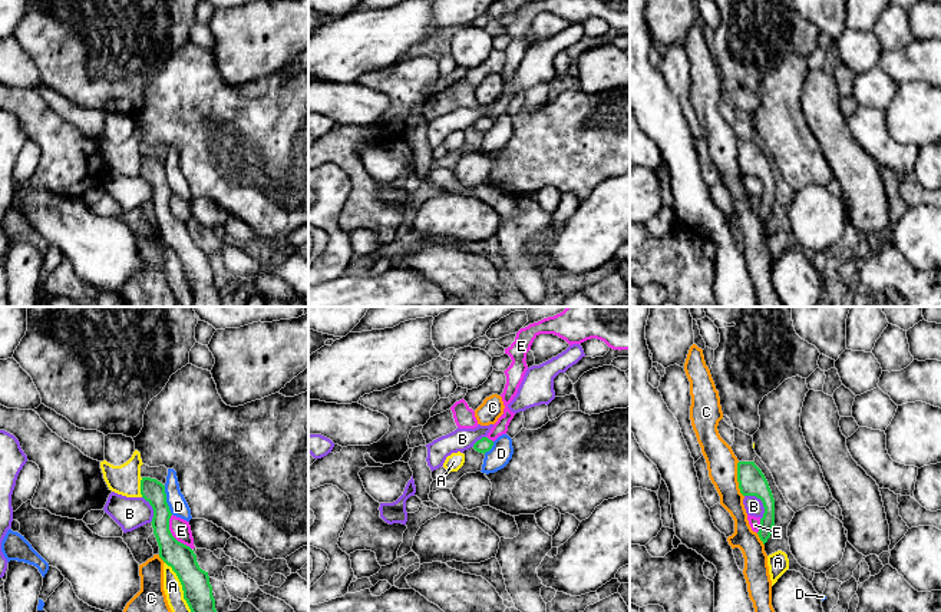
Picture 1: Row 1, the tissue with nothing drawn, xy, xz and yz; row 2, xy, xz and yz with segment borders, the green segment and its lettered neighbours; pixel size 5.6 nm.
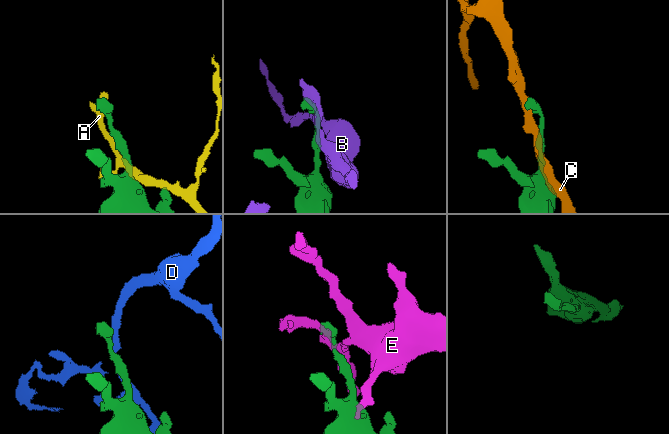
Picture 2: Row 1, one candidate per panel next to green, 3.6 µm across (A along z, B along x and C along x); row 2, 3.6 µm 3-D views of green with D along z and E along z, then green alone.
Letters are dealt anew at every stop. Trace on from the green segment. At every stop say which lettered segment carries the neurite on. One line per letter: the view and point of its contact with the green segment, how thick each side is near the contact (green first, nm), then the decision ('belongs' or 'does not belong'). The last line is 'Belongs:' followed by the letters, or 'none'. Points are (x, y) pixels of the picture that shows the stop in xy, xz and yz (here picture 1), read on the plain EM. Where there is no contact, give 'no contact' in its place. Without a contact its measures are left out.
A: contact xy (184, 274); calibres 160 and 100 nm; does not belong
B: contact yz (762, 181); calibres 160 and 100 nm; does not belong
C: contact yz (738, 158); calibres 160 and 170 nm; does not belong
D: contact xy (165, 179); calibres 130 and 110 nm; does not belong
E: contact xy (171, 214); calibres 160 and 110 nm; does not belong
Belongs: none

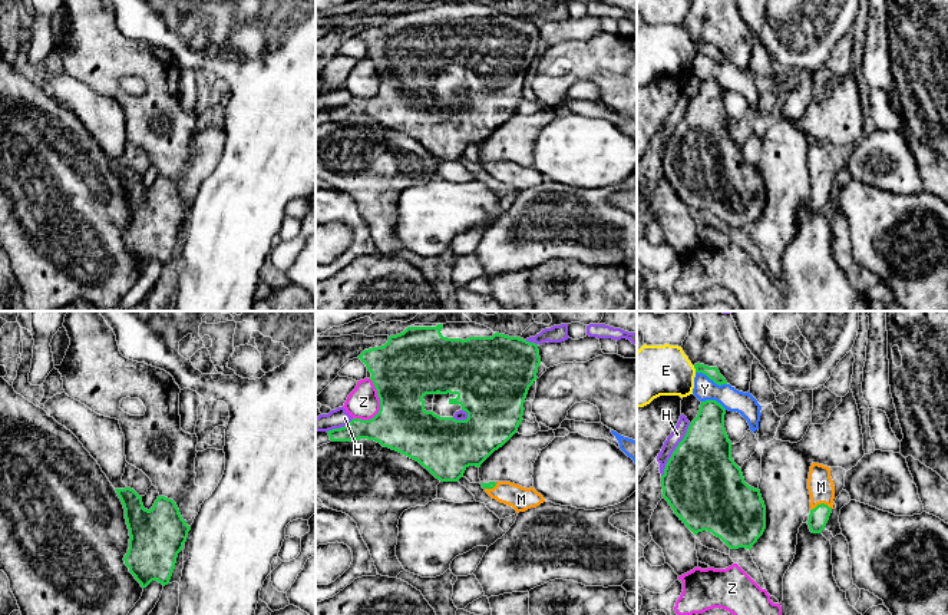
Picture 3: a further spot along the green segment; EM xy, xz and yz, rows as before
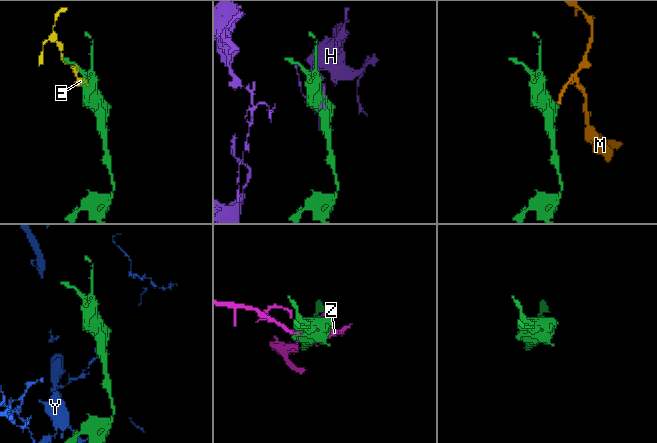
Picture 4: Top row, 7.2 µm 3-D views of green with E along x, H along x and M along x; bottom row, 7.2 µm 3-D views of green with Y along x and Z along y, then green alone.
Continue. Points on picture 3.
E: contact yz (694, 46); calibres 70 and 280 nm; does not belong
H: contact yz (674, 129); calibres 440 and 80 nm; does not belong
M: contact yz (821, 182); calibres 110 and 140 nm; belongs
Y: contact yz (712, 58); calibres 70 and 130 nm; does not belong
Z: contact xz (380, 86); calibres 360 and 180 nm; does not belong
Belongs: M

